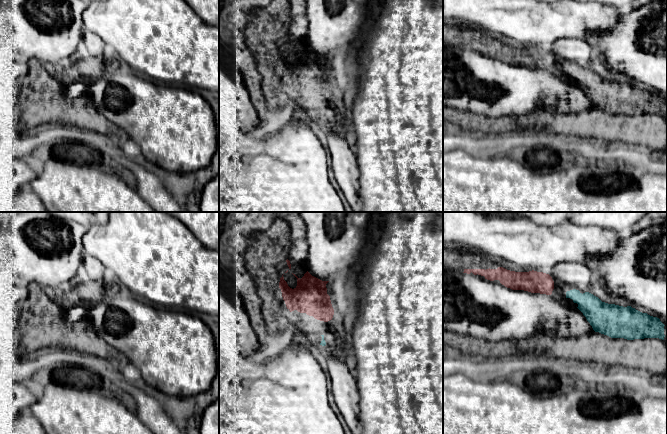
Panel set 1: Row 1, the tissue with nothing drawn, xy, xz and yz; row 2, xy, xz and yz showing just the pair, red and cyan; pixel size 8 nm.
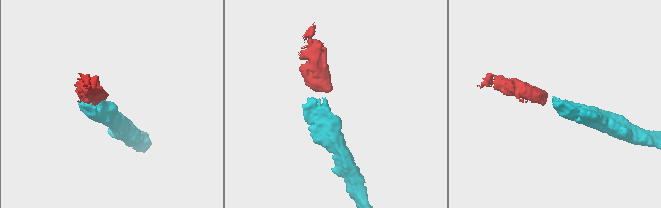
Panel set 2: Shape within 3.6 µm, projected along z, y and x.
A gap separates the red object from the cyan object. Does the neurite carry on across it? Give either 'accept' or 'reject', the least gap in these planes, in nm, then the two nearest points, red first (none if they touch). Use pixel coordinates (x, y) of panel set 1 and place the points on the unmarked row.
accept | 110 nm | yz (553, 64), (566, 68)

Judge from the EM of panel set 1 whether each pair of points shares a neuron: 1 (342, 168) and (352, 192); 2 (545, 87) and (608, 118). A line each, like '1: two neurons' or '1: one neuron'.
1: one neuron
2: two neurons

